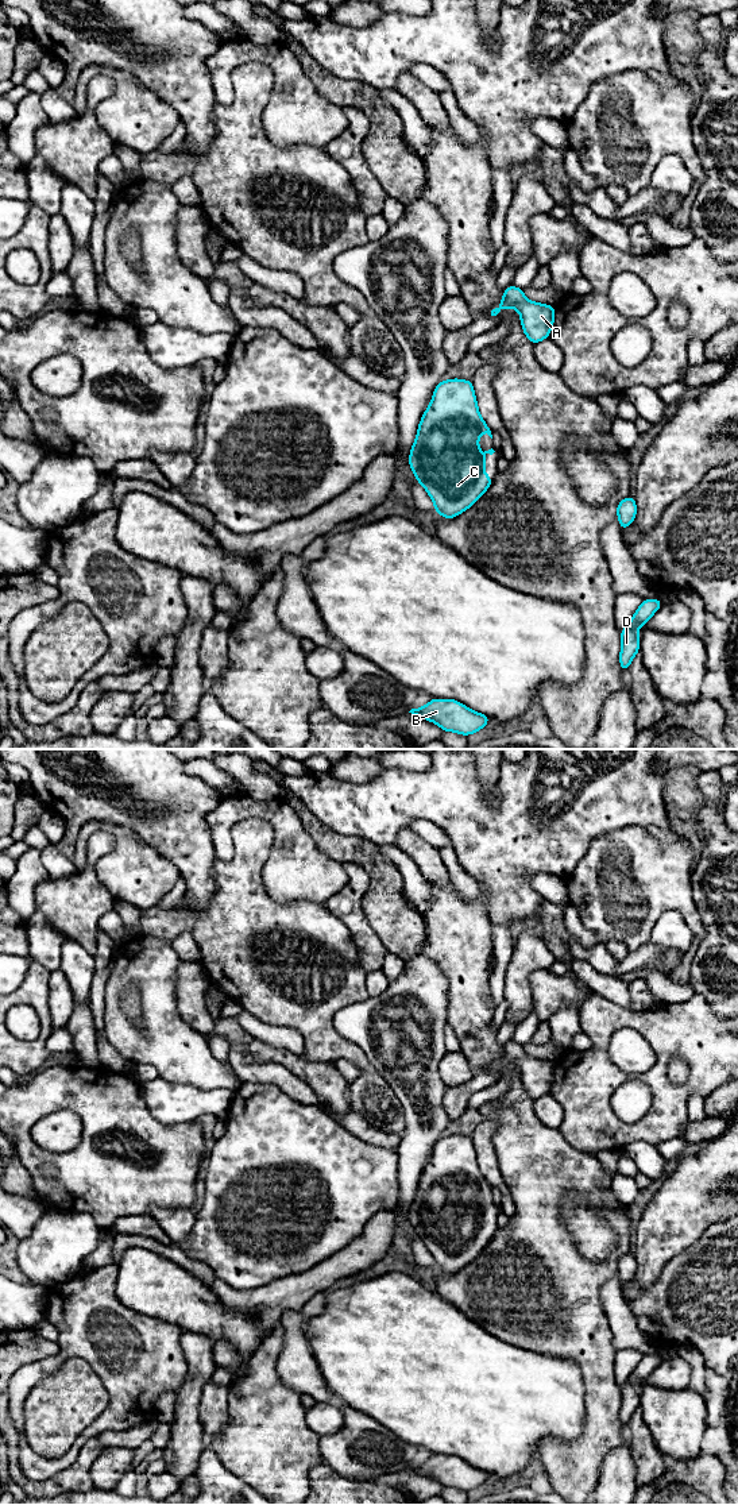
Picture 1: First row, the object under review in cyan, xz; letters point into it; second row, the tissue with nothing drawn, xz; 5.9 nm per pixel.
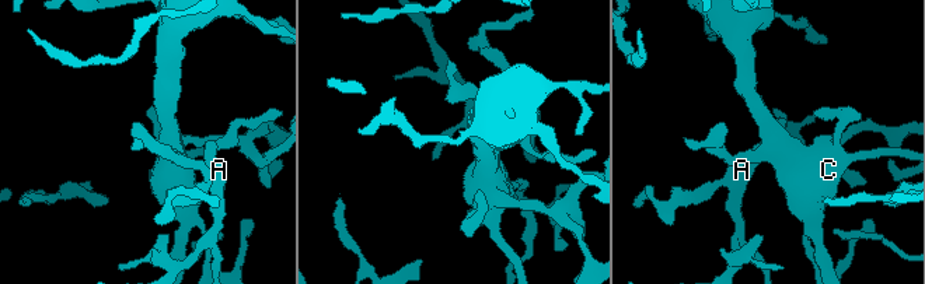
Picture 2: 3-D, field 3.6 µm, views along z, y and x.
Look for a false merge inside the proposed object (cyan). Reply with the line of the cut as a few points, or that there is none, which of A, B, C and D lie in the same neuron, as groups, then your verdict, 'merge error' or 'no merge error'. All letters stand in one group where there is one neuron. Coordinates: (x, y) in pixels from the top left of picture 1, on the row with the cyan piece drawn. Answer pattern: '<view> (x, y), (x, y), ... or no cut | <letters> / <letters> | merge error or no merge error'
no cut | A B C D | no merge error

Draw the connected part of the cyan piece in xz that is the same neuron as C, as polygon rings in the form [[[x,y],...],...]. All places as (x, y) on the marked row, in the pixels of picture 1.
[[[457,378],[441,381],[420,421],[409,464],[417,482],[430,495],[434,512],[445,518],[455,518],[471,508],[494,481],[482,470],[488,463],[482,455],[495,452],[492,448],[484,452],[479,449],[478,440],[483,432],[492,439],[490,428],[478,410],[472,381]]]

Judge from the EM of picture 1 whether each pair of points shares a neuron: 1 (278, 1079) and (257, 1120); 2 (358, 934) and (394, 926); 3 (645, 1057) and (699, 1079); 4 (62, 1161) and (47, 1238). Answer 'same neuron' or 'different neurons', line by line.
1: different neurons
2: different neurons
3: different neurons
4: different neurons

